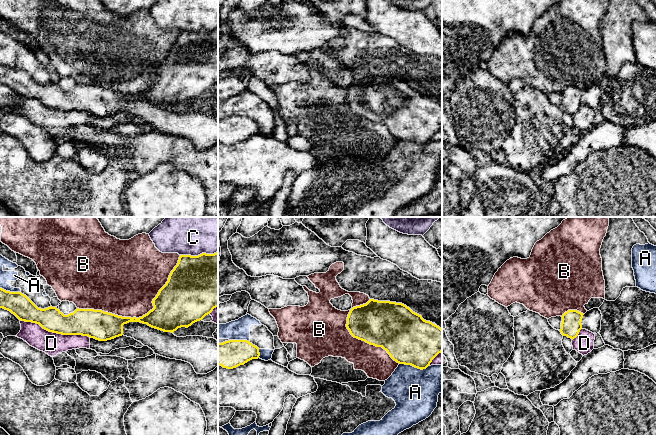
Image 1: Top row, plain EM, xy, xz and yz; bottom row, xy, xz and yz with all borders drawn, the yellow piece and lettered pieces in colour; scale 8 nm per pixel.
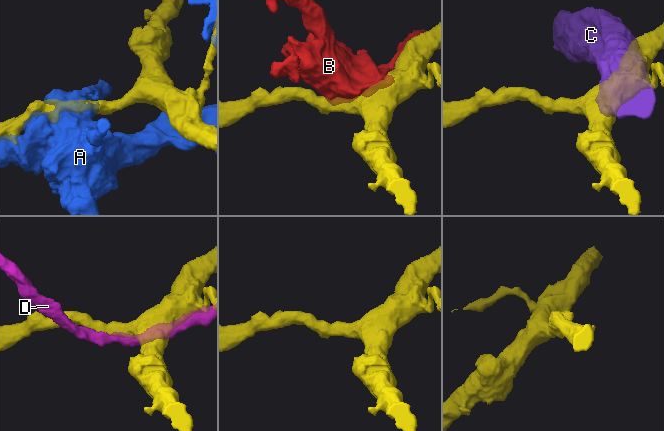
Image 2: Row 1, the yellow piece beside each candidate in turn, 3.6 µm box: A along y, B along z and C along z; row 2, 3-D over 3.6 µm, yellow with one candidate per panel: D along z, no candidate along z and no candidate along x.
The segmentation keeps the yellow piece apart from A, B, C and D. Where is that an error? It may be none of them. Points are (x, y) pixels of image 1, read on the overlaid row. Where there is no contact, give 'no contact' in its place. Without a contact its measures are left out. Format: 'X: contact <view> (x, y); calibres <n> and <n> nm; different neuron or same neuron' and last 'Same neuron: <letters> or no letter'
A: contact xz (414, 366); calibres 400 and 360 nm; different neuron
B: contact xy (142, 316); calibres 300 and 440 nm; different neuron
C: contact xy (198, 255); calibres 460 and 480 nm; different neuron
D: contact xy (55, 332); calibres 220 and 180 nm; different neuron
Same neuron: no letter

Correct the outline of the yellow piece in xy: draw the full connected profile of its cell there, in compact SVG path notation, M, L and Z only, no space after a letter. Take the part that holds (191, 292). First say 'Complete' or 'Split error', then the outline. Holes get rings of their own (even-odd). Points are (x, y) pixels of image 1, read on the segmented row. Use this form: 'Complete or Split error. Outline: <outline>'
Complete. Outline: M218 251L198 256L180 255L168 281L152 301L154 308L142 317L122 317L102 310L79 309L64 315L56 307L38 308L21 292L10 292L0 288L0 308L10 311L19 320L39 324L43 329L62 335L82 335L99 341L107 341L123 335L123 325L140 322L148 326L173 333L178 328L188 328L202 320L218 307Z

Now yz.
Complete. Outline: M568 310L562 317L560 332L563 336L567 336L572 340L576 338L582 329L583 313L577 310Z

